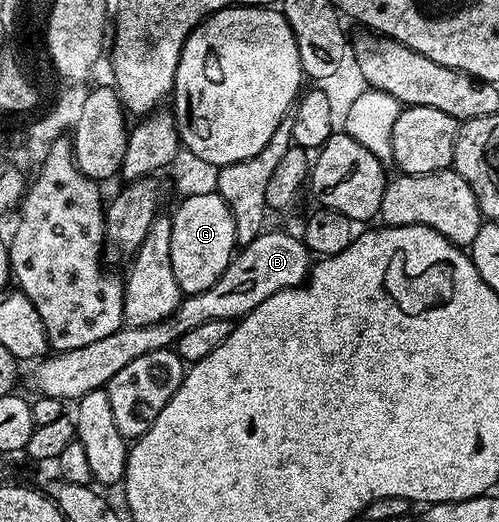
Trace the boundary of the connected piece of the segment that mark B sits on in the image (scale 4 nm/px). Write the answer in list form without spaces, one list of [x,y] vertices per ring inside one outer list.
[[[261,232],[254,242],[243,245],[232,257],[228,268],[204,292],[193,296],[185,295],[179,306],[162,322],[150,326],[122,326],[114,334],[102,338],[98,342],[90,342],[90,346],[78,346],[78,350],[56,352],[39,361],[40,369],[36,372],[36,384],[45,396],[53,396],[56,400],[75,402],[80,397],[90,394],[90,390],[104,388],[130,362],[142,358],[142,354],[150,354],[154,350],[172,348],[194,326],[202,326],[202,322],[215,320],[239,321],[254,311],[266,298],[275,292],[287,288],[298,288],[308,279],[314,263],[313,253],[309,252],[299,235],[291,236],[288,232]]]

